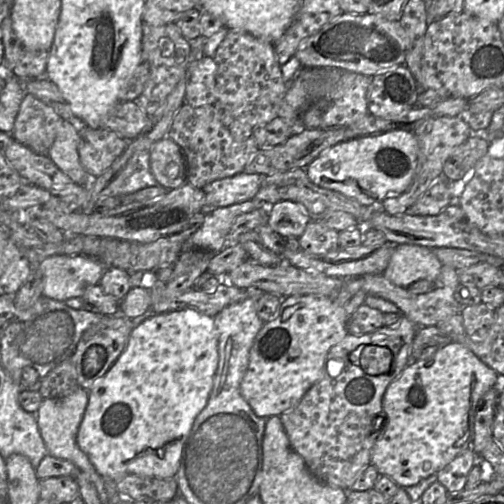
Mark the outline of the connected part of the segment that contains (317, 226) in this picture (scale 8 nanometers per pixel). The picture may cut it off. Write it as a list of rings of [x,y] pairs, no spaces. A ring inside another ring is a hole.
[[[310,220],[299,241],[302,250],[314,255],[325,255],[340,248],[339,232],[328,227],[324,221]]]

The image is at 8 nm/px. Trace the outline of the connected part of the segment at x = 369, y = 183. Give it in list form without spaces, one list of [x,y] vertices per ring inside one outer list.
[[[390,130],[340,142],[322,151],[303,169],[317,186],[339,192],[362,205],[372,205],[401,194],[410,186],[418,153],[419,143],[413,131]]]

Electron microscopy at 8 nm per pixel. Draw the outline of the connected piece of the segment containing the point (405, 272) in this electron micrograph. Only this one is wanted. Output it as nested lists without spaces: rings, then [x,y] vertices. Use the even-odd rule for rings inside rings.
[[[398,244],[384,271],[384,276],[403,288],[407,288],[418,280],[437,283],[442,266],[432,248]]]

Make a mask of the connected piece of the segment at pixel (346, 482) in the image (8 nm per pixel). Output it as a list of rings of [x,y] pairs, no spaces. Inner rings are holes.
[[[403,316],[399,322],[364,335],[348,333],[331,348],[323,370],[323,378],[314,384],[301,401],[280,415],[291,447],[305,461],[318,480],[344,490],[350,488],[371,463],[374,443],[386,428],[383,397],[386,389],[408,366],[409,352],[419,326]],[[360,345],[386,346],[393,352],[389,371],[373,376],[350,361],[351,353]]]

